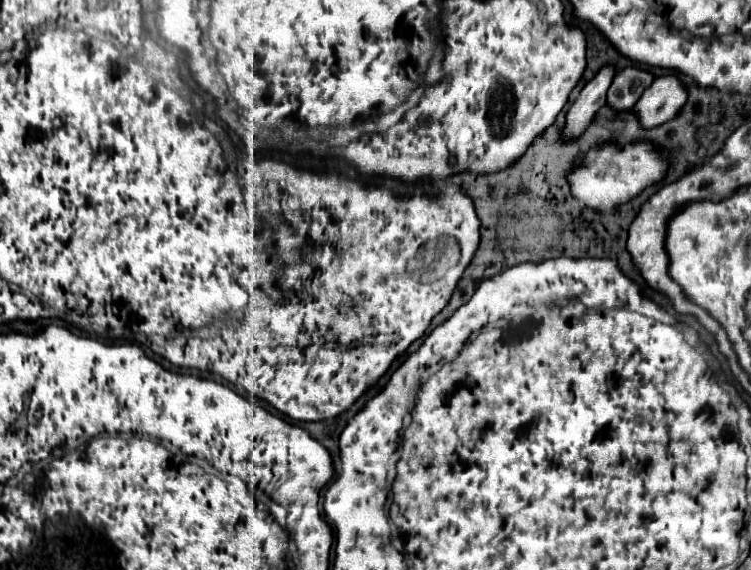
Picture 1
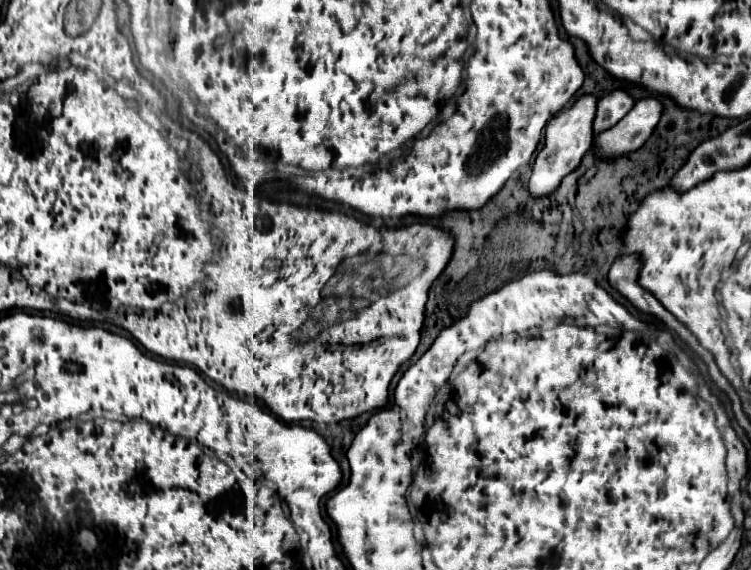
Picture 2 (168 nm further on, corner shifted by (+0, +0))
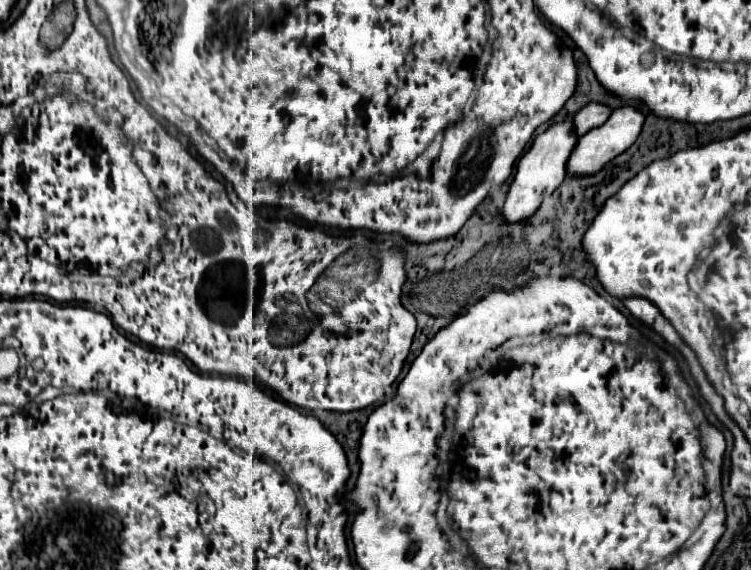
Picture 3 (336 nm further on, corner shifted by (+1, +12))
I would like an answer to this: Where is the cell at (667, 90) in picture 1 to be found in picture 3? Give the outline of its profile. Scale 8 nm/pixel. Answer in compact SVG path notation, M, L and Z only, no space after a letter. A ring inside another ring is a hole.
M634 107L616 109L608 117L608 121L604 125L588 131L584 137L578 139L576 147L570 153L570 159L568 159L568 165L566 165L566 175L568 177L586 177L586 175L598 173L608 161L612 161L614 157L618 157L622 151L626 151L636 141L636 137L640 135L642 123L644 123L644 117Z

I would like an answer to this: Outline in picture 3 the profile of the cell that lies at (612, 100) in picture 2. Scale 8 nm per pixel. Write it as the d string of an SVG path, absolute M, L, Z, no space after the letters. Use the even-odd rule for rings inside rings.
M588 103L582 111L578 111L572 119L572 125L574 125L574 135L576 137L582 137L584 133L588 133L590 129L602 125L608 117L610 117L610 109L606 105L600 105L600 103Z

